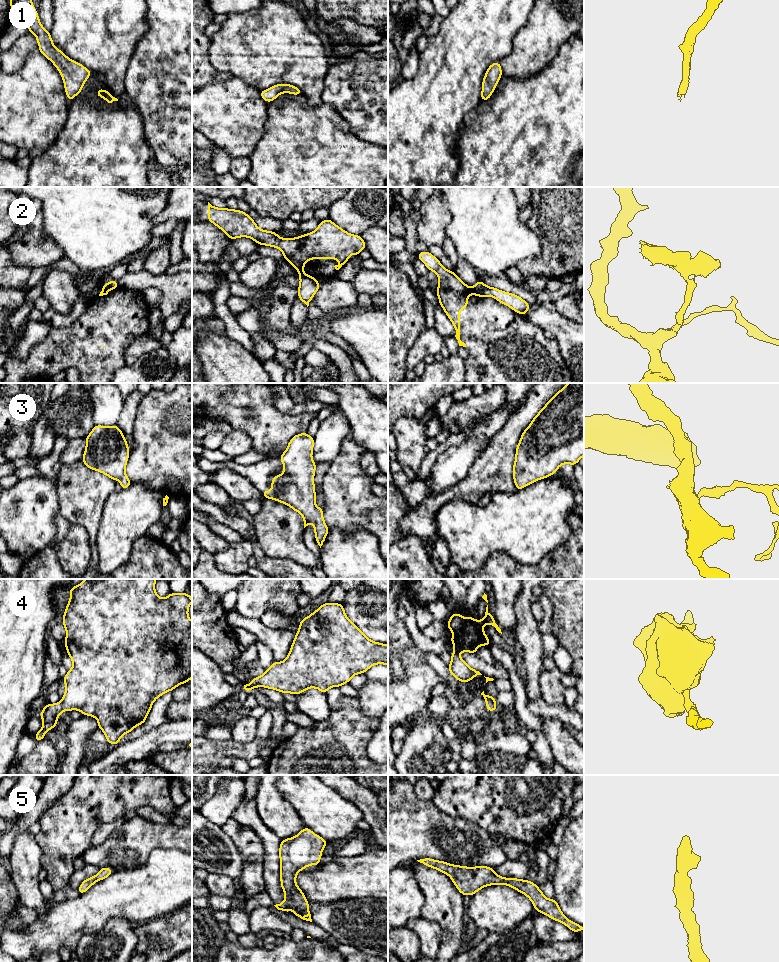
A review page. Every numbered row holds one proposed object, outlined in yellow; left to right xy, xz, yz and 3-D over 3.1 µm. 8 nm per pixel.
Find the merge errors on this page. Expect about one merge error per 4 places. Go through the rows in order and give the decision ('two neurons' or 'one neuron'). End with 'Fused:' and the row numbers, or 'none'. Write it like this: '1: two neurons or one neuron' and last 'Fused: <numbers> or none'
1: one neuron
2: two neurons
3: one neuron
4: one neuron
5: one neuron
Fused: 2

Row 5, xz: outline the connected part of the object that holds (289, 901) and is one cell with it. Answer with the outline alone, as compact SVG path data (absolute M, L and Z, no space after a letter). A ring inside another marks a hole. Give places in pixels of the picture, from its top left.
M307 827L294 837L281 840L280 881L285 899L283 903L274 905L278 910L312 922L309 903L296 884L296 876L299 871L310 865L319 865L322 851L328 843Z

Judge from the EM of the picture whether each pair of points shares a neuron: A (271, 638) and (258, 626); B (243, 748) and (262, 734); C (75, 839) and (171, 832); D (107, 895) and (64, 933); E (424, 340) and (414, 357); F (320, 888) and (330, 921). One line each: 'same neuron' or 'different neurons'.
A: same neuron
B: different neurons
C: different neurons
D: same neuron
E: same neuron
F: different neurons

